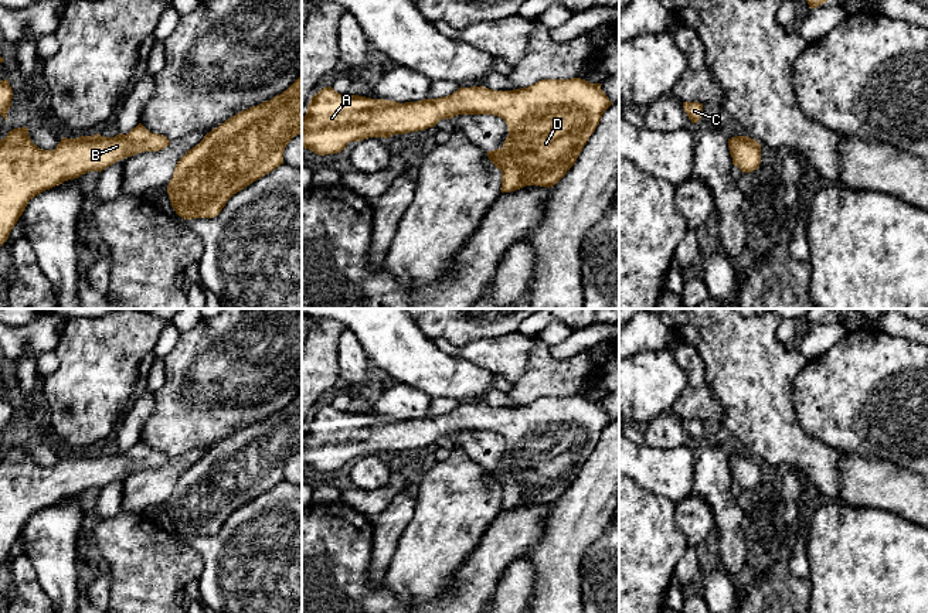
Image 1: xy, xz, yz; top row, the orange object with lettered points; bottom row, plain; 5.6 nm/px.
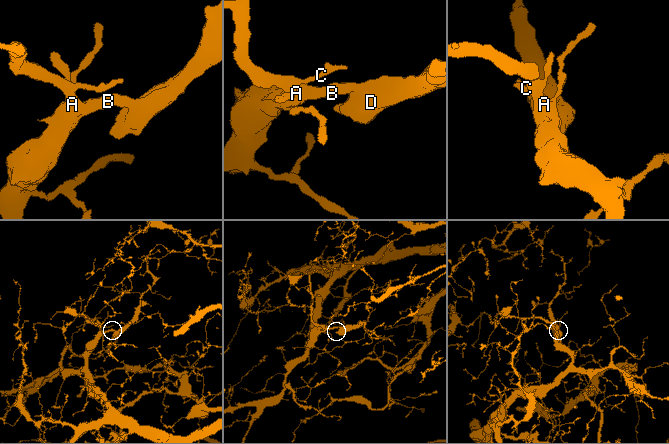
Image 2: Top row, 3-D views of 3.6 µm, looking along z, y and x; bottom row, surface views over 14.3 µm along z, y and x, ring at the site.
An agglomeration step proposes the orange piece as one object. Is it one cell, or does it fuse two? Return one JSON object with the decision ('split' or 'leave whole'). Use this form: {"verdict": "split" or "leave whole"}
{"verdict": "leave whole"}

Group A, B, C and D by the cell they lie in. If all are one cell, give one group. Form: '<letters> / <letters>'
A B C D

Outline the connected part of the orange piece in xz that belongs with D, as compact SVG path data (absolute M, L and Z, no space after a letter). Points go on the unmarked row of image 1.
M571 395L571 396L541 396L527 405L520 405L513 408L494 408L485 403L470 403L470 405L460 403L456 409L443 415L422 416L418 419L405 419L405 420L400 420L395 418L385 418L385 416L371 416L371 415L358 413L358 412L339 411L332 403L327 403L320 406L316 412L312 413L306 426L306 432L302 435L302 463L319 473L334 471L344 467L350 459L360 459L368 454L388 456L392 452L404 452L404 450L425 447L428 445L434 445L442 436L452 436L453 433L458 433L458 432L493 432L493 433L502 435L506 439L507 447L509 447L509 453L506 454L502 466L486 469L489 477L502 488L502 505L500 505L502 510L516 508L526 503L540 503L540 504L550 505L555 503L567 491L567 488L575 481L589 453L595 449L596 443L599 442L604 429L612 422L612 419L608 416L605 409L601 406L601 402L602 401L591 401L581 395Z

